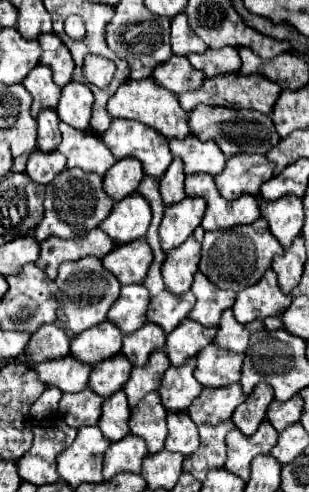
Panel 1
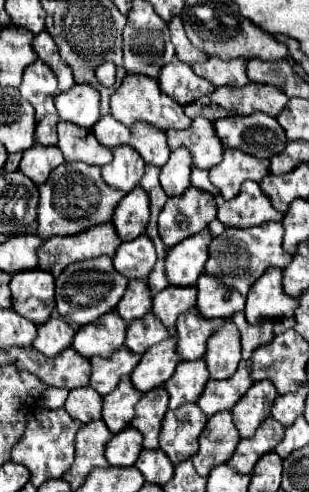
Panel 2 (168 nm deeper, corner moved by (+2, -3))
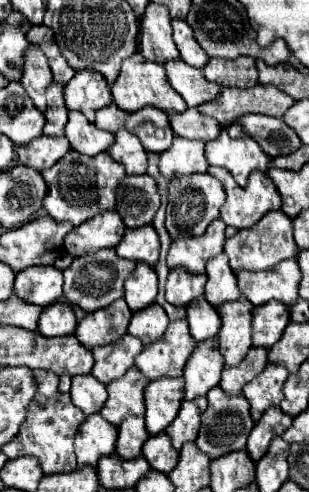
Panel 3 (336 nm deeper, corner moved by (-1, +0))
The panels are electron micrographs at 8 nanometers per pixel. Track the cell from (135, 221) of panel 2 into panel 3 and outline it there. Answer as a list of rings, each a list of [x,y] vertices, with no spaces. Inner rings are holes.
[[[126,176],[120,182],[116,190],[116,212],[122,216],[126,228],[140,228],[150,224],[158,208],[160,194],[152,176]]]

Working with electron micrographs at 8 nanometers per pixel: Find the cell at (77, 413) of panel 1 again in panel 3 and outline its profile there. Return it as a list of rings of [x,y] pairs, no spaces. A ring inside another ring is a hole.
[[[80,374],[72,378],[72,404],[78,406],[86,416],[100,412],[106,400],[106,386],[92,374]]]

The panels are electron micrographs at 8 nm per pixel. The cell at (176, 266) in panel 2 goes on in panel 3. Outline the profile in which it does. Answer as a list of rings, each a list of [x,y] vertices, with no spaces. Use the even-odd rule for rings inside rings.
[[[218,218],[206,228],[204,236],[172,240],[172,246],[168,250],[168,266],[186,266],[188,272],[202,274],[206,270],[206,262],[224,250],[224,228],[226,224]]]

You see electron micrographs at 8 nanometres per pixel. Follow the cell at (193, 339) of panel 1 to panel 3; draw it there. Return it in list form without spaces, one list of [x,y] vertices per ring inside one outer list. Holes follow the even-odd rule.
[[[204,296],[192,300],[186,308],[188,312],[188,324],[190,324],[190,334],[196,342],[202,342],[202,340],[208,340],[208,338],[214,338],[220,330],[220,316],[218,316],[218,310],[208,304],[208,300]]]

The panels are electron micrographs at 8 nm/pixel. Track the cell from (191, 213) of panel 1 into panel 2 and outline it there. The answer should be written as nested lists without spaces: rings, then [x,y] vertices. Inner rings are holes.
[[[189,187],[177,199],[169,199],[159,215],[159,235],[167,247],[203,231],[215,219],[213,197]]]

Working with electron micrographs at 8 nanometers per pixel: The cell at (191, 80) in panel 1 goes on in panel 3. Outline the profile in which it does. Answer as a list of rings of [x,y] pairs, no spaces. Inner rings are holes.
[[[182,58],[168,60],[164,64],[164,68],[166,68],[166,74],[168,74],[170,86],[186,100],[188,106],[206,104],[206,102],[214,100],[222,90],[220,84],[208,82],[200,68],[188,66]]]

